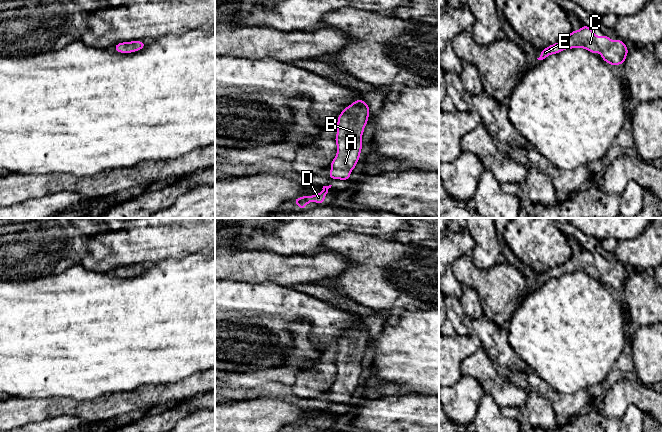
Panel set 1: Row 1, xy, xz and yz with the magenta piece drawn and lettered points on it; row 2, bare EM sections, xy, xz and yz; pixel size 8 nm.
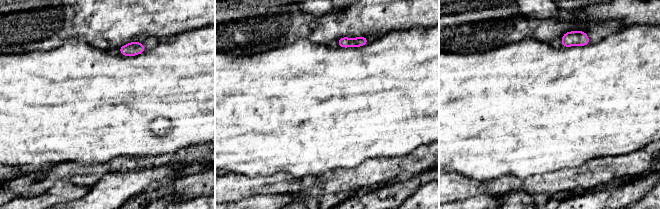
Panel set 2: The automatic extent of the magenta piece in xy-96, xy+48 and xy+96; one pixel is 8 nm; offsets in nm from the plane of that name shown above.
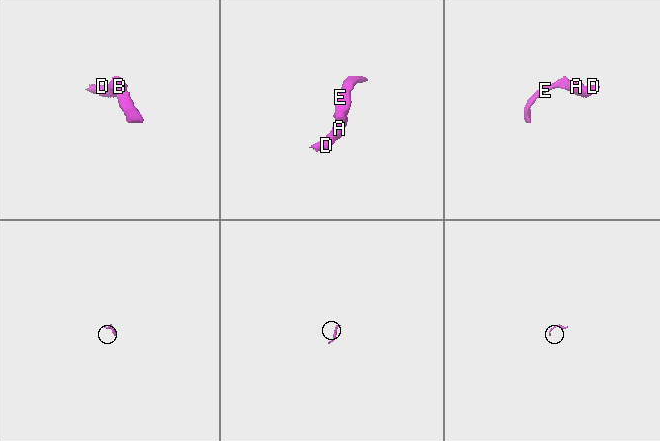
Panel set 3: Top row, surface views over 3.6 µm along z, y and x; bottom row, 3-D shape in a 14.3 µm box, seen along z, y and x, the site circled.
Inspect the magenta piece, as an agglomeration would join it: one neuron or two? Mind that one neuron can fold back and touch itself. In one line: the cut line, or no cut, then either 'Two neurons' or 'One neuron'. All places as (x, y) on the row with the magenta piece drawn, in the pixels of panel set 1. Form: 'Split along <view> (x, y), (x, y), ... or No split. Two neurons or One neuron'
No split. One neuron

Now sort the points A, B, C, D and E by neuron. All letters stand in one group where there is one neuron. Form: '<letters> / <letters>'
A B C D E

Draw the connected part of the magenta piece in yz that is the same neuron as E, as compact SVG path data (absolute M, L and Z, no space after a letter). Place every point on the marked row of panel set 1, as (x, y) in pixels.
M583 25L581 29L573 30L564 40L541 50L540 57L537 59L543 60L551 54L576 47L584 48L595 55L598 55L600 50L600 57L611 66L616 64L623 66L629 52L621 39L614 41L604 34L599 37L594 34L593 29Z

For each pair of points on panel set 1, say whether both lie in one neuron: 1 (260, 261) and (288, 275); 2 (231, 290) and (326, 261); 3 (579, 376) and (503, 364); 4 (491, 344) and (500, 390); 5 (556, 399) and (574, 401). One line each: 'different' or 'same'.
1: same
2: different
3: different
4: different
5: same

